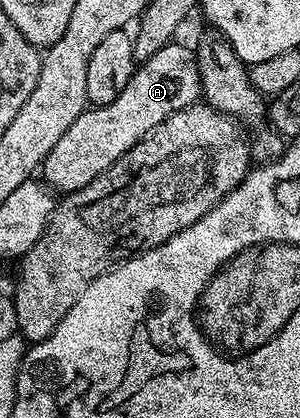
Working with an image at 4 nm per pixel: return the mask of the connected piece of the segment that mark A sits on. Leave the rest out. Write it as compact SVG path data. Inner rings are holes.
M172 40L153 56L136 65L125 88L107 106L91 106L84 110L53 144L41 167L41 178L52 191L69 195L85 188L105 168L109 168L122 154L129 152L146 134L153 132L173 112L200 101L203 89L199 75L199 60L194 49ZM63 190L63 191L59 191Z

